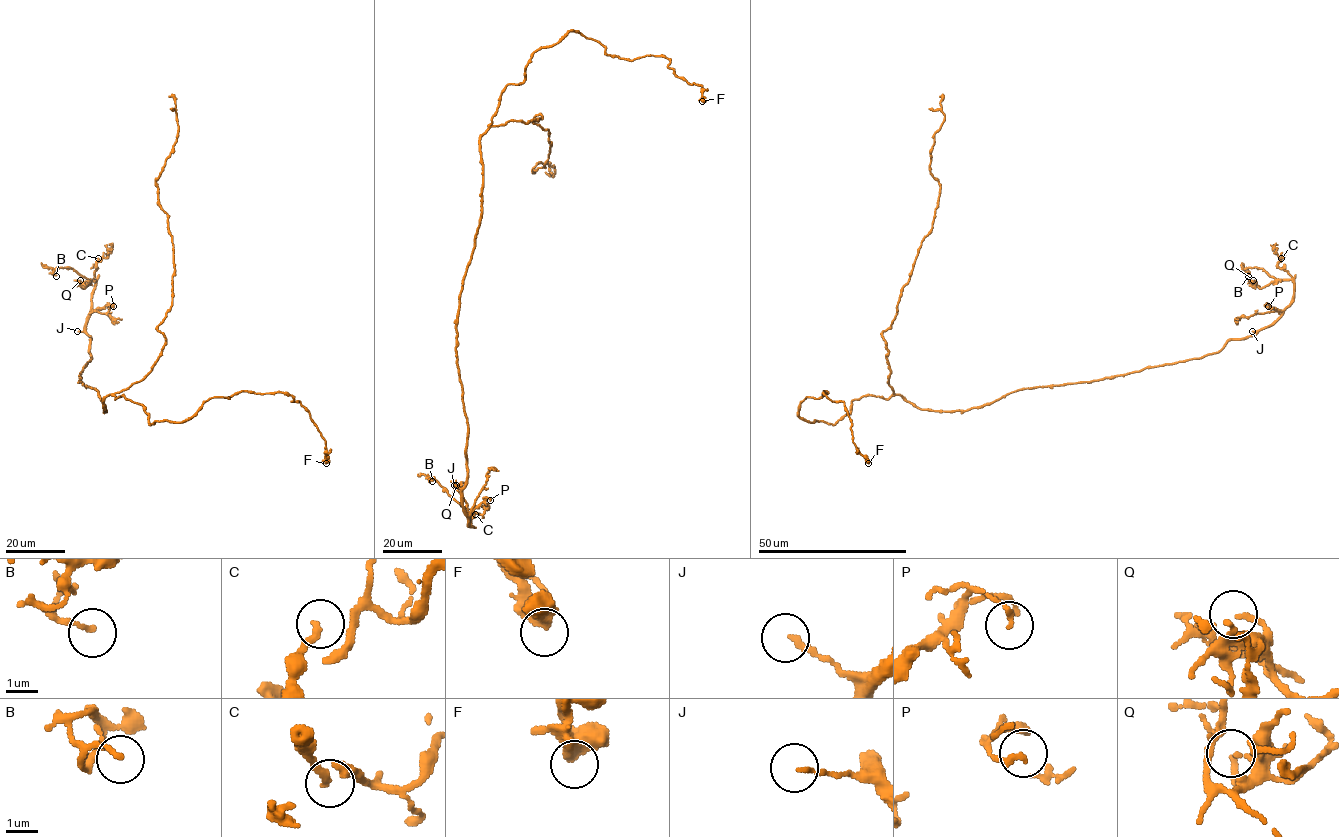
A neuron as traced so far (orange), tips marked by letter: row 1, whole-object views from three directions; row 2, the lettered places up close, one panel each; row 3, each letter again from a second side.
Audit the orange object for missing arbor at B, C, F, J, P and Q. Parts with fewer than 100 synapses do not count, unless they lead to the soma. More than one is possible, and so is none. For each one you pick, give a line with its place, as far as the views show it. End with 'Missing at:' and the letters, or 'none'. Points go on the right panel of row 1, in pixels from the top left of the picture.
Missing at: none

